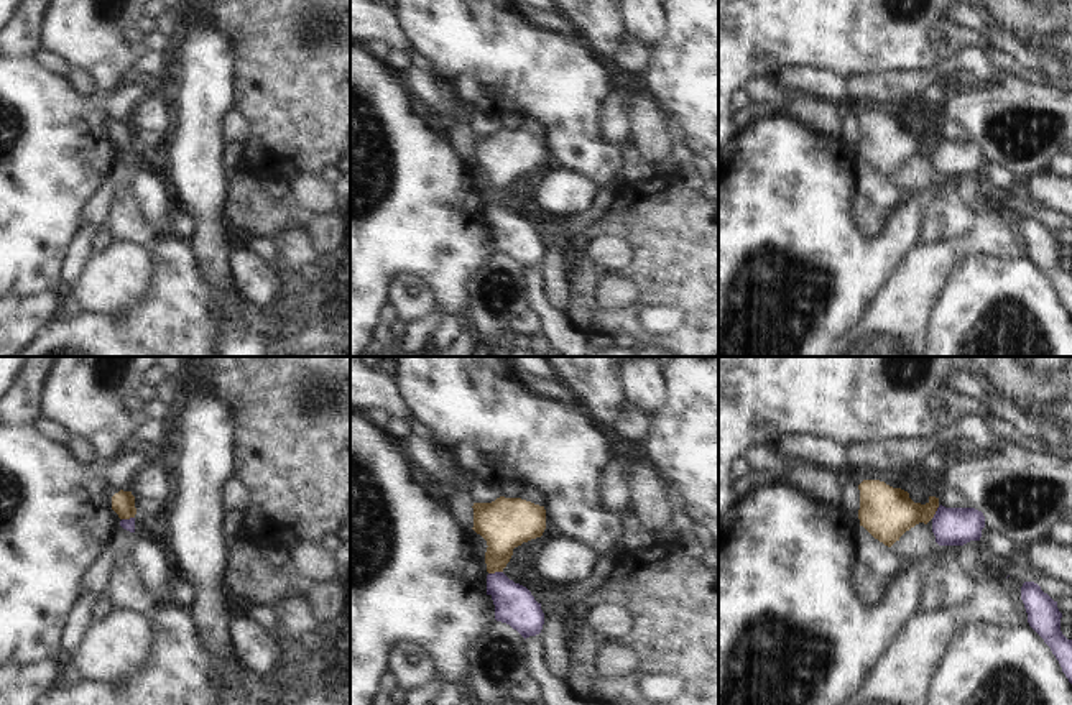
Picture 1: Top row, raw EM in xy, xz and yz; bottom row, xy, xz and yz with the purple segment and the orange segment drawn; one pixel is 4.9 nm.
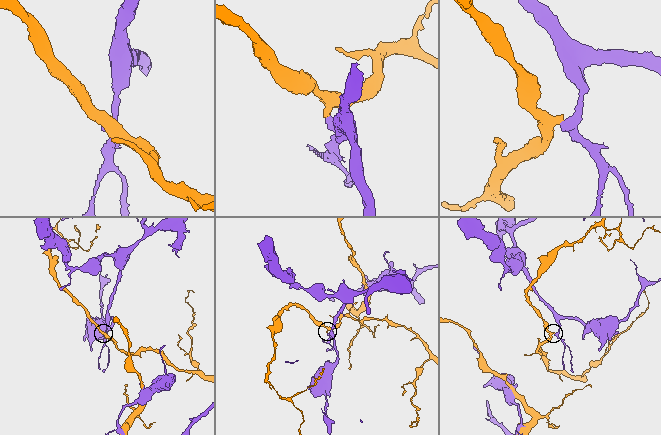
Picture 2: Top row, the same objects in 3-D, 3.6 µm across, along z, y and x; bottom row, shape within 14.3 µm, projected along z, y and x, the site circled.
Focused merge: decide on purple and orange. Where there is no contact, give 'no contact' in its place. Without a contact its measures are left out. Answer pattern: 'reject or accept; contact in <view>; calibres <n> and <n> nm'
reject; contact in xz; calibres 200 and 260 nm

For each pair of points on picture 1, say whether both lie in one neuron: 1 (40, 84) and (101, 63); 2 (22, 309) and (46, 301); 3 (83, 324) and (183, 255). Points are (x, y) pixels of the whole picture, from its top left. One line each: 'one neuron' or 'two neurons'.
1: two neurons
2: one neuron
3: one neuron

